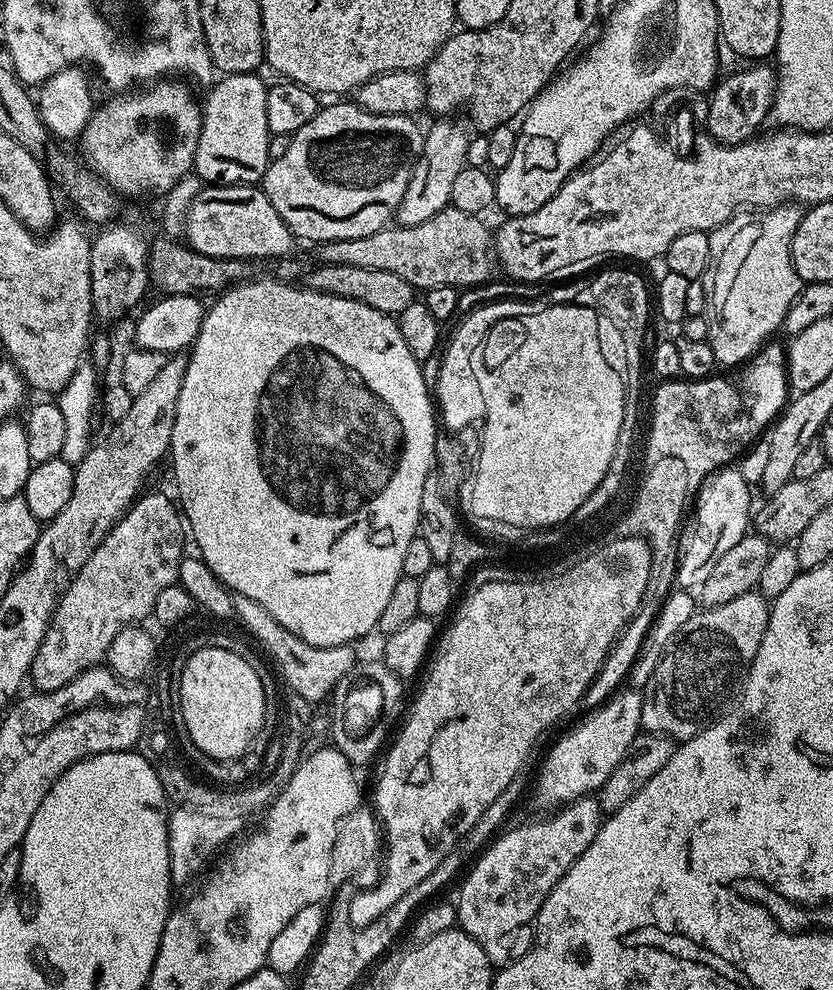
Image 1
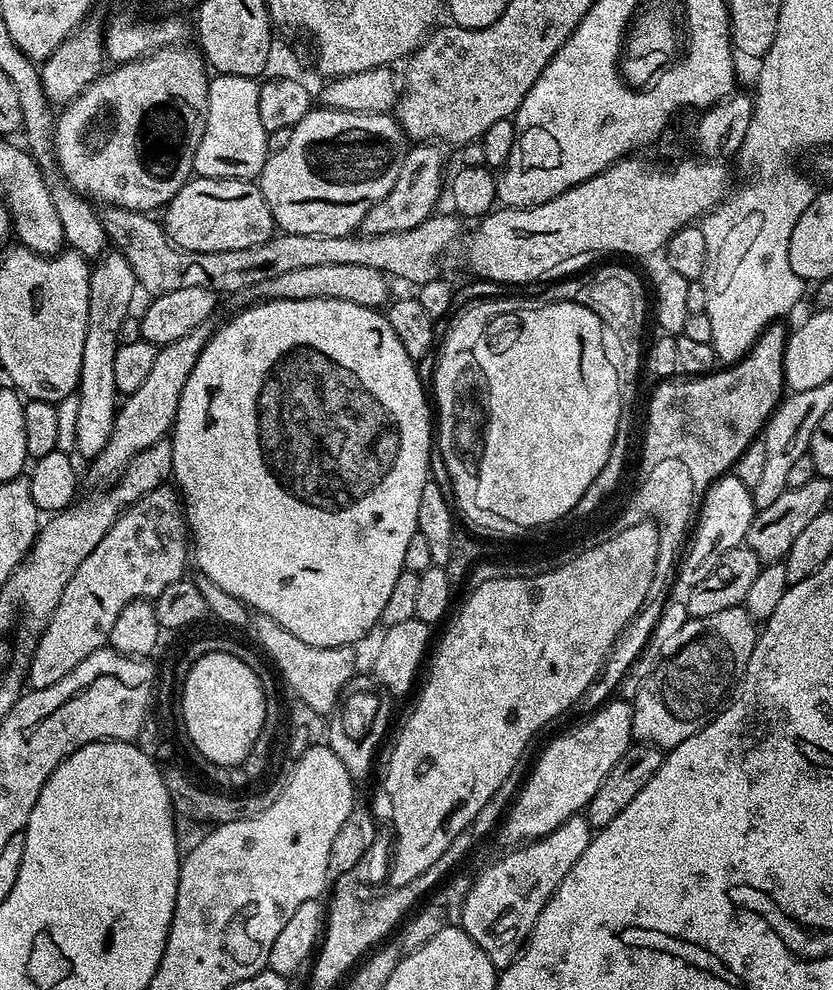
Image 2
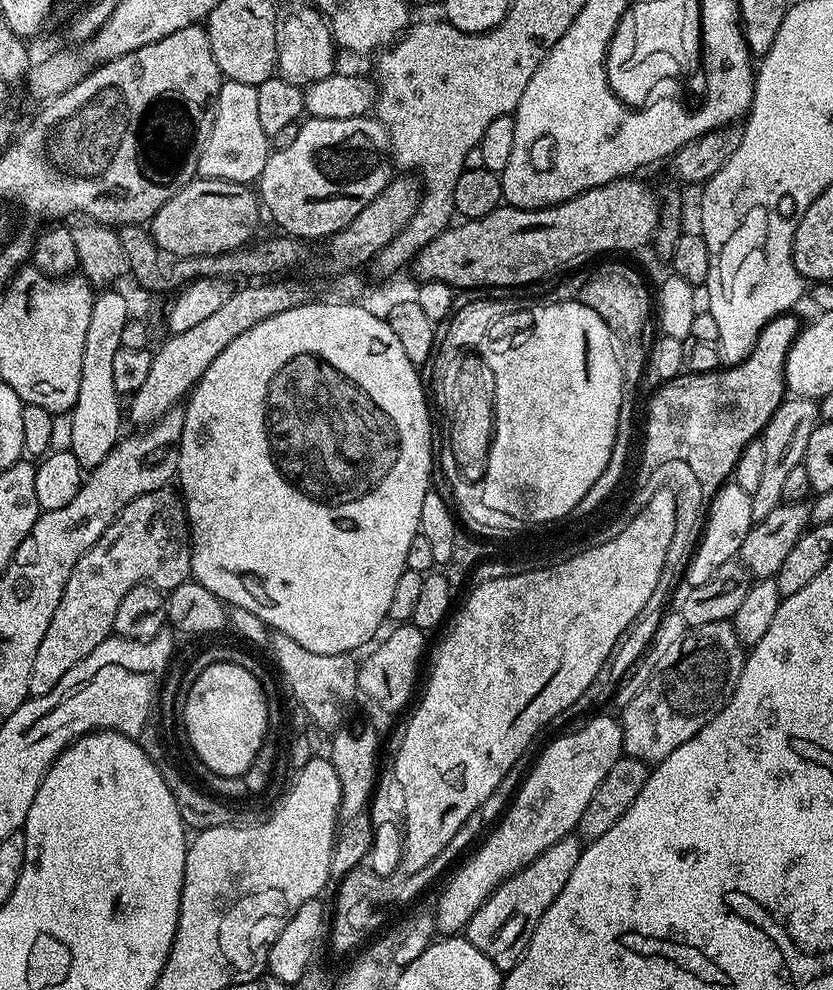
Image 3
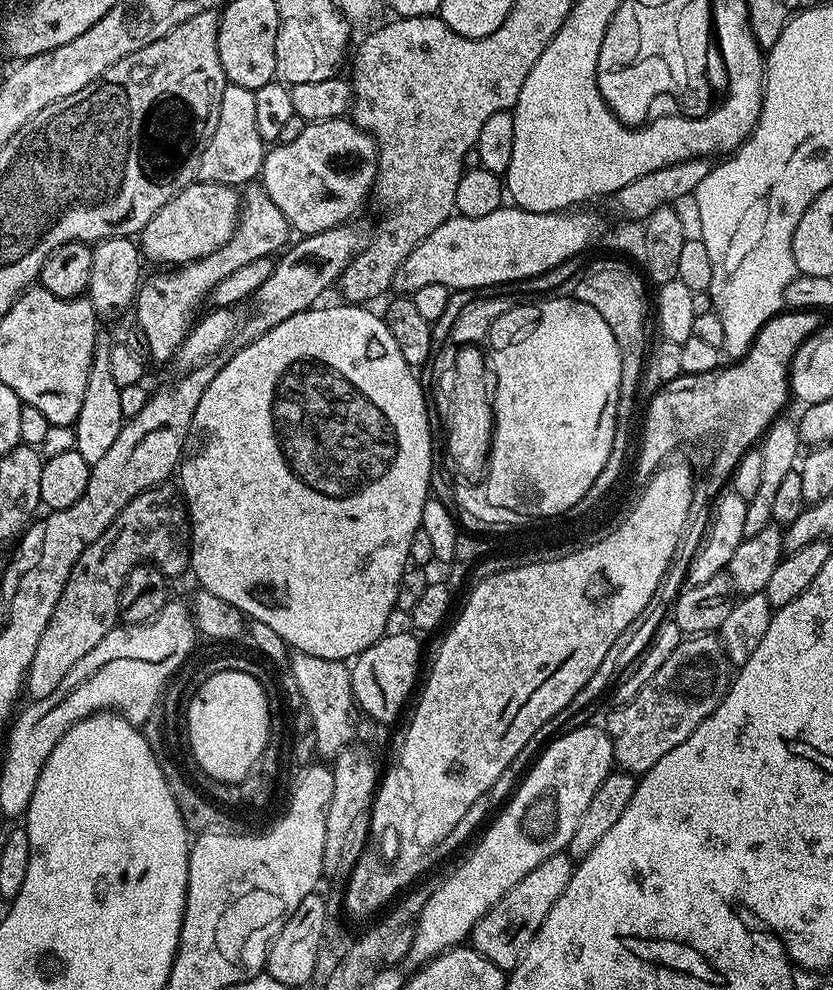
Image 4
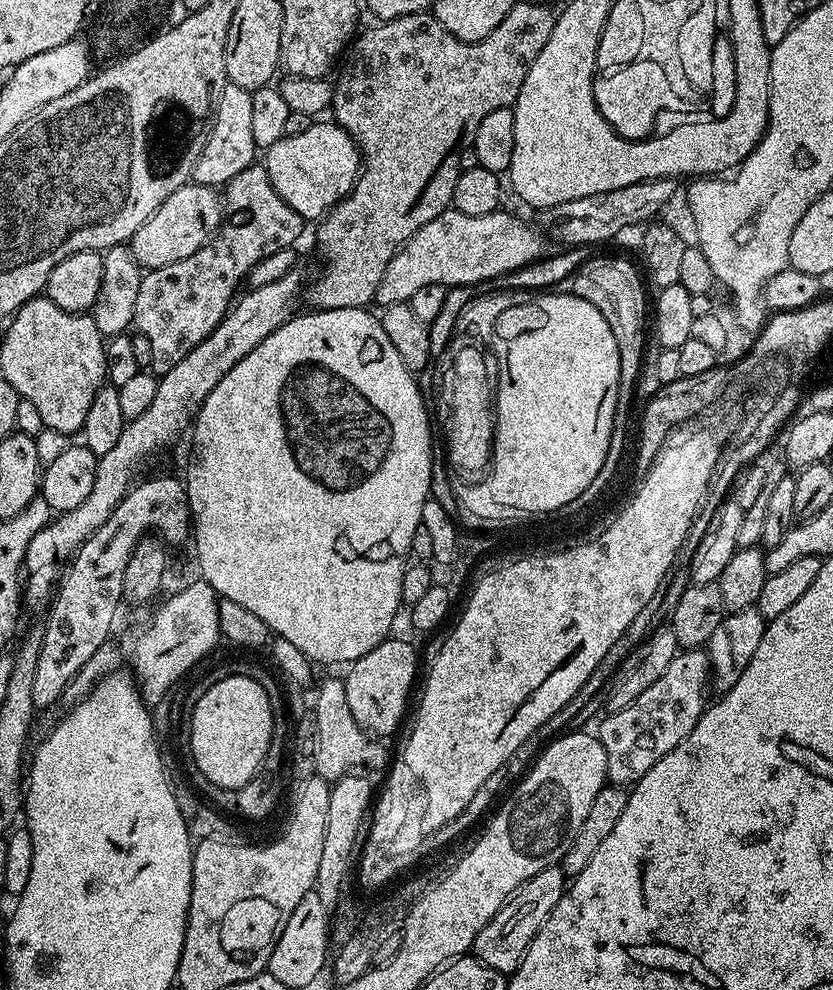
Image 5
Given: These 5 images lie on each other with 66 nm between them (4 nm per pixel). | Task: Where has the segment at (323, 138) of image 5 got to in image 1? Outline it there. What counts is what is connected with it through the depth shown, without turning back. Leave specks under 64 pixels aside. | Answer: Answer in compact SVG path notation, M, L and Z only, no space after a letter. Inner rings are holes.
M332 102L329 108L321 107L302 130L291 136L286 154L271 161L264 171L262 187L265 194L286 226L301 241L366 238L366 234L389 227L396 207L406 194L412 167L424 149L424 132L412 116L374 114L355 102L336 103L340 102Z

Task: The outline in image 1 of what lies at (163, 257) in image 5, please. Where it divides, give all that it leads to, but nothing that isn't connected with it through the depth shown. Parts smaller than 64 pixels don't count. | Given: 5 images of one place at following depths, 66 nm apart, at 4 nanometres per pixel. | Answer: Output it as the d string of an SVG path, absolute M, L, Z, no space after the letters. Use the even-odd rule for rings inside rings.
M217 184L201 187L188 208L182 229L187 247L214 258L256 262L259 256L288 256L297 237L274 210L263 187L251 184Z

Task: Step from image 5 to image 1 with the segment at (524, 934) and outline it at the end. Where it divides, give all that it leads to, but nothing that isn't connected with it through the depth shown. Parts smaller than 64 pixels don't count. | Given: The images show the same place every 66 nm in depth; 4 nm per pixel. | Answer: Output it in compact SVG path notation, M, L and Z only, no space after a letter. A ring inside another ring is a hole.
M595 795L581 796L572 803L563 805L551 814L544 814L541 820L520 824L517 828L501 831L479 853L476 865L473 863L463 877L460 897L454 900L456 924L486 954L493 966L509 963L508 948L504 943L519 928L535 921L542 902L554 890L554 886L586 854L590 842L598 834L602 823L600 801Z

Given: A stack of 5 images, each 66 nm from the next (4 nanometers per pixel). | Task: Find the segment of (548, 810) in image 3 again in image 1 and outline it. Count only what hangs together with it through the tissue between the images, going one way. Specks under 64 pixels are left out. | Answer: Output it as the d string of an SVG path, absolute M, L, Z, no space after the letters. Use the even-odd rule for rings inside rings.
M636 690L617 691L611 695L599 708L591 709L588 716L581 722L577 728L572 728L552 749L548 752L548 757L544 760L544 765L540 768L540 781L536 784L536 800L540 804L545 804L545 809L555 810L563 805L572 803L573 800L580 799L581 796L587 796L595 793L614 774L614 766L622 762L622 758L628 756L630 746L634 738L640 735L642 729L642 702L643 695Z

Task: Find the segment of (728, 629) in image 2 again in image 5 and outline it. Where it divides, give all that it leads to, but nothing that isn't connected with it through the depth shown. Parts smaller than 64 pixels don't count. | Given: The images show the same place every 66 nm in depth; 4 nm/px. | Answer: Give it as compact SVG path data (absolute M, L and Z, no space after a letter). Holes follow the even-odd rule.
M690 648L676 653L674 662L666 666L662 678L634 698L630 706L617 712L608 712L601 722L598 735L602 742L602 750L606 750L606 770L608 780L613 784L631 786L641 780L698 722L704 713L704 687L710 684L710 661L707 651Z

